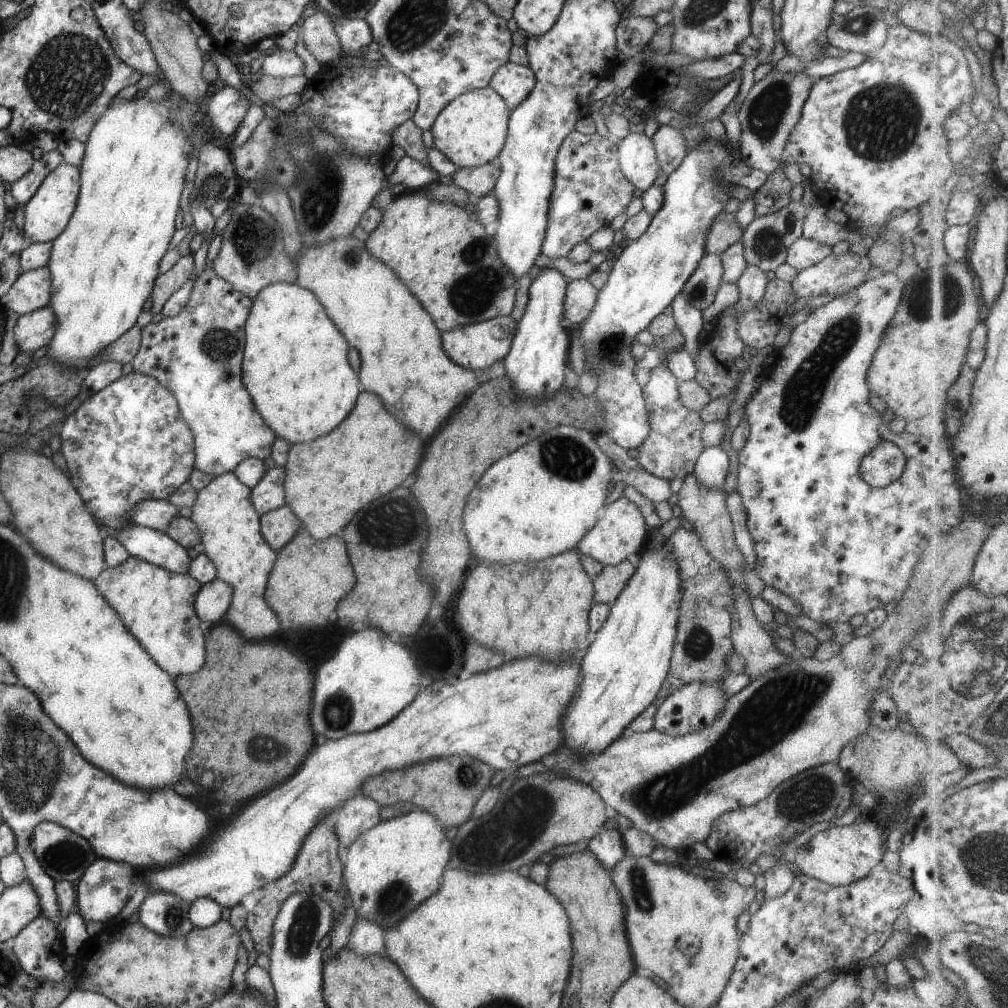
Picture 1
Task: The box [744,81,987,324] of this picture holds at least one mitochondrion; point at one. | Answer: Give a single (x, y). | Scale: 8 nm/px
(929, 297)

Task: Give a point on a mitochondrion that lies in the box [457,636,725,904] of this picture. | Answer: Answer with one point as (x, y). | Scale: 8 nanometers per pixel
(523, 817)

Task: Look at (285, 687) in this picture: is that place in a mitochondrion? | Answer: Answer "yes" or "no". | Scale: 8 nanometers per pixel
no

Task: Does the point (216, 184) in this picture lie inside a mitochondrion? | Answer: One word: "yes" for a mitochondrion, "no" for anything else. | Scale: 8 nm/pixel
yes

